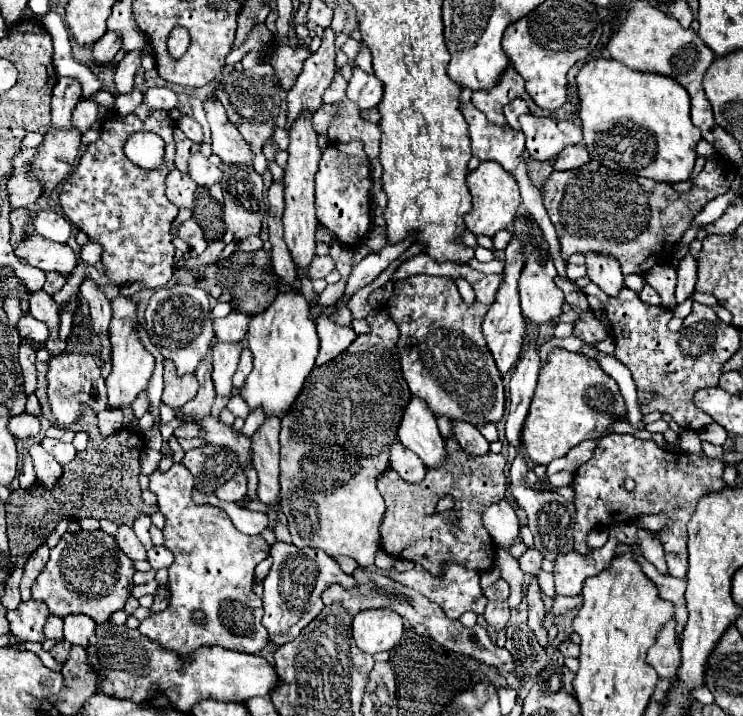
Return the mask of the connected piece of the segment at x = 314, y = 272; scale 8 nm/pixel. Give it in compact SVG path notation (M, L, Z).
M316 257L310 265L310 279L324 279L330 271L334 271L334 261L330 257Z

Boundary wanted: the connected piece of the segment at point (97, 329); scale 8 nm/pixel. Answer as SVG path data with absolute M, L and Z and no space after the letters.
M84 281L80 287L82 297L88 301L90 305L90 319L92 319L92 329L94 333L100 337L102 349L100 349L100 359L104 361L104 365L100 367L100 373L104 373L104 377L110 373L112 369L112 359L110 359L110 341L108 341L108 323L112 317L112 309L110 309L110 301L98 291L94 281Z

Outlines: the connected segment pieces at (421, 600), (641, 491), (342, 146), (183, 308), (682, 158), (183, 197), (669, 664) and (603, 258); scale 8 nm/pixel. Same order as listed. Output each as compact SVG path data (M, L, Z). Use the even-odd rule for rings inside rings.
M358 567L354 571L354 579L356 579L356 587L354 589L344 589L342 585L330 585L324 593L322 593L322 601L324 605L332 605L332 603L342 603L350 615L356 615L358 611L364 611L364 609L378 609L378 607L392 607L402 619L406 619L410 625L418 625L418 623L424 623L428 627L428 633L434 641L438 641L442 647L454 651L454 653L462 653L462 655L470 655L474 659L480 659L482 661L482 655L484 655L484 663L486 665L492 665L492 667L498 667L502 671L516 671L516 663L512 659L512 655L506 651L506 649L500 649L498 645L494 645L486 633L484 627L480 625L474 625L474 627L464 627L460 621L454 621L454 619L448 619L444 615L444 611L428 601L426 597L422 597L420 593L416 593L414 589L410 587L404 587L396 581L392 581L390 577L382 575L382 573L370 573L370 571L364 571L362 567Z
M610 433L602 437L594 449L594 455L582 463L572 481L576 493L576 527L574 547L578 553L588 553L586 535L596 527L610 527L634 519L642 513L666 513L668 523L660 529L658 541L664 547L666 563L672 577L686 577L688 551L686 551L686 523L696 509L696 501L710 493L724 489L724 461L710 457L696 457L688 453L670 453L660 449L652 439L642 441L632 435ZM632 479L636 485L632 491L624 489L624 481Z
M362 141L330 143L322 151L316 183L316 219L344 245L358 245L370 229L370 189L372 175Z
M194 285L160 287L150 299L144 319L144 329L150 335L152 345L164 355L164 359L170 359L180 375L194 373L200 359L204 359L208 353L208 343L214 339L208 293Z
M588 59L576 75L584 145L604 167L652 181L686 181L696 163L700 131L690 121L690 95L666 75L634 71L614 59Z
M172 169L166 177L166 197L176 203L178 207L192 207L194 205L194 193L196 183L190 179L188 173L180 173L178 169Z
M668 621L668 625L664 625L664 629L656 635L656 643L648 649L646 661L656 669L660 679L676 679L676 671L680 667L680 647L676 645L674 621Z
M586 253L586 269L590 281L594 281L610 297L616 297L618 291L624 287L620 263L612 255Z

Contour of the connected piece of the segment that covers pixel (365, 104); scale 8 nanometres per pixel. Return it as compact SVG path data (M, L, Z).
M354 69L352 79L348 81L346 95L352 99L360 109L372 109L382 99L382 83L374 77L364 73L362 69Z

